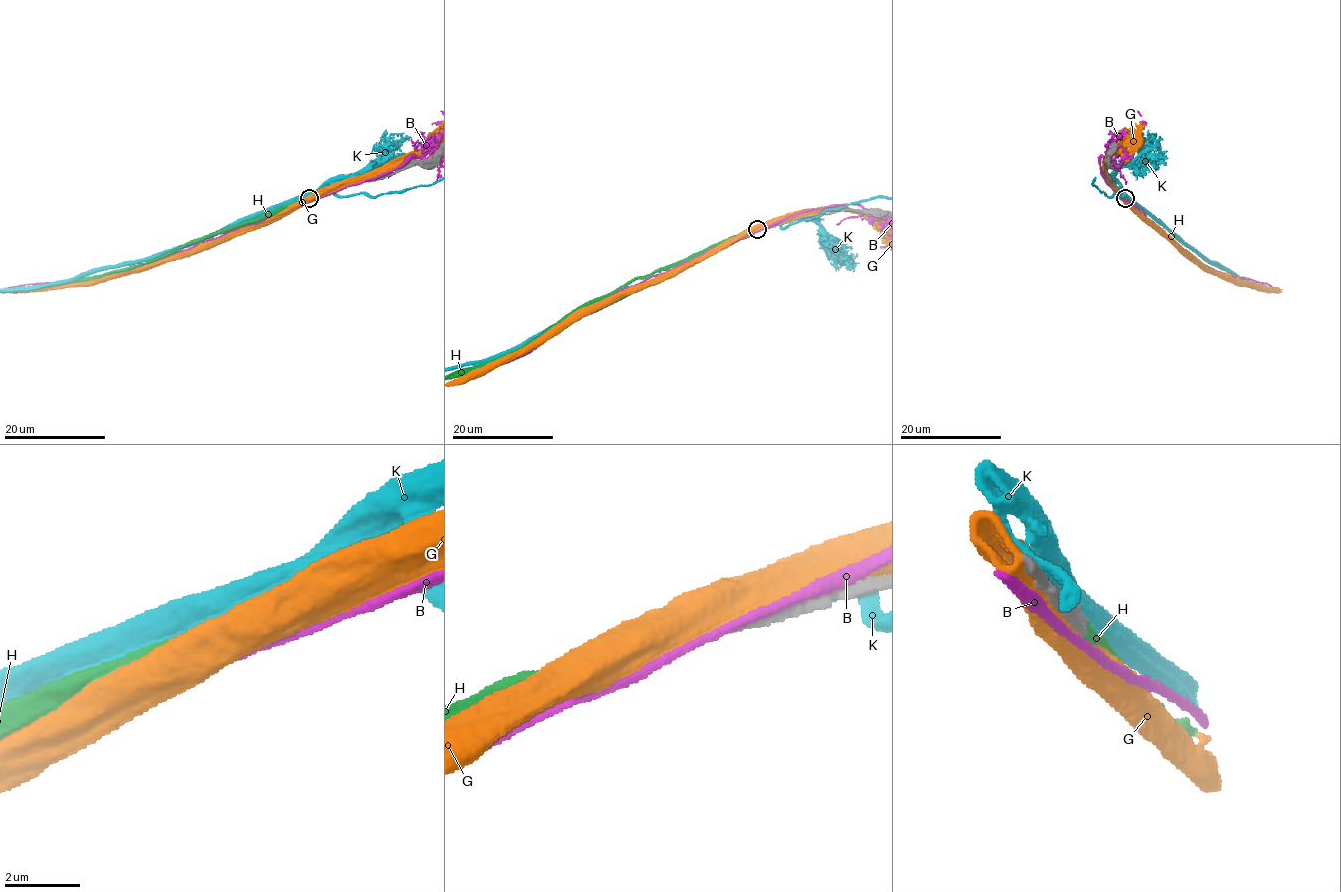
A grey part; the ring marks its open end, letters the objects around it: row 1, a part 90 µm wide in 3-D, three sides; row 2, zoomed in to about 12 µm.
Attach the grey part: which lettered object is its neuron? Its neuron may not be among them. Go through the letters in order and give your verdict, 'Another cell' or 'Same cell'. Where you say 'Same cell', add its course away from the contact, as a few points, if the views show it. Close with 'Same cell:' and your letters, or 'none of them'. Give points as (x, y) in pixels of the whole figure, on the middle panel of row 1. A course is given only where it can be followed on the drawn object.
B: Another cell
G: Another cell
H: Same cell
K: Another cell
Same cell: H

